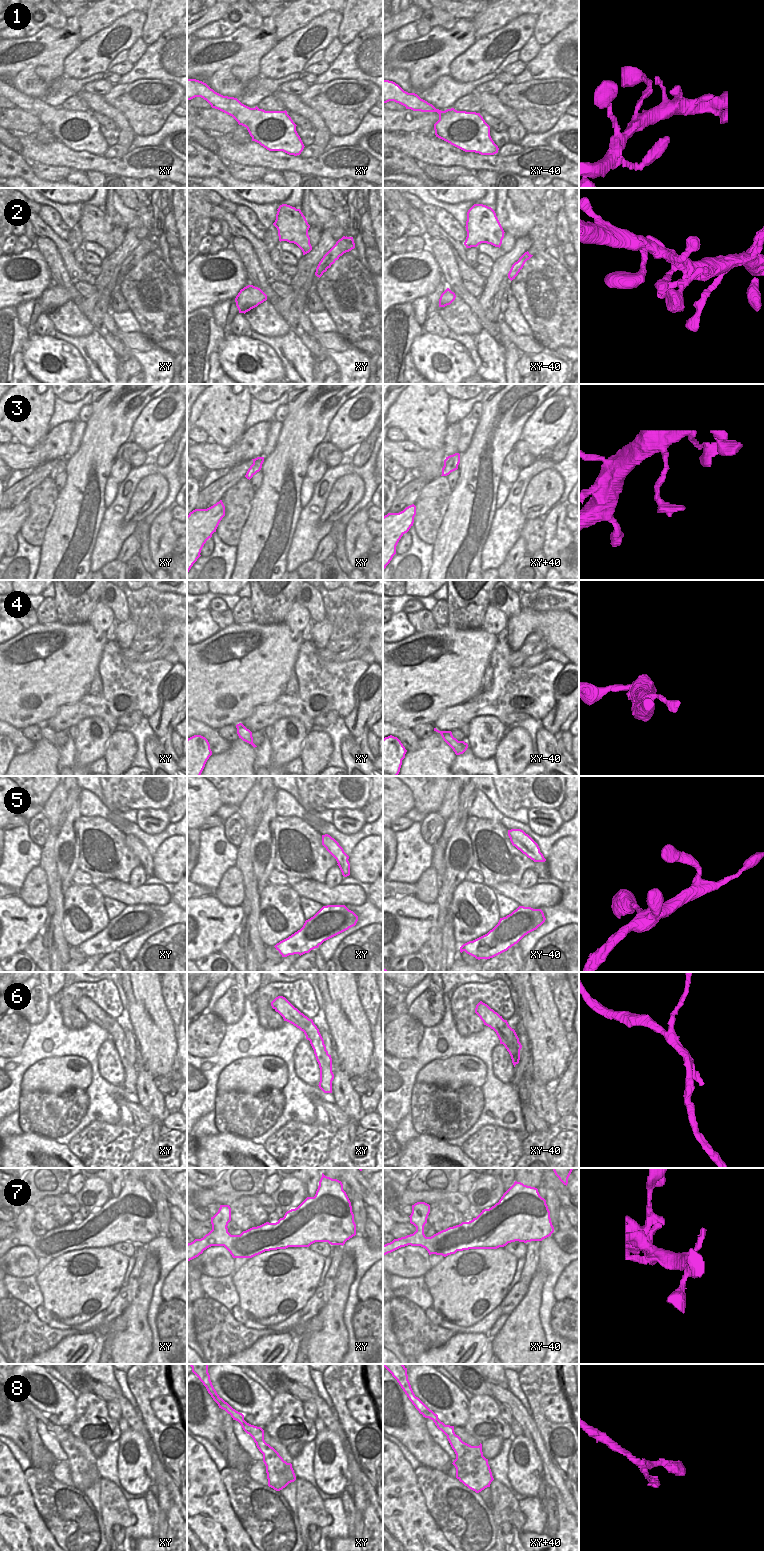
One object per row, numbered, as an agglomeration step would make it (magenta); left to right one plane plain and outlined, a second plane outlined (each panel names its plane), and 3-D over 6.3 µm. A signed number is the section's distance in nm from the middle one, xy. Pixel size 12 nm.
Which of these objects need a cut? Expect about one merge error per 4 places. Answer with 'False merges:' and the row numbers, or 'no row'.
False merges: 6

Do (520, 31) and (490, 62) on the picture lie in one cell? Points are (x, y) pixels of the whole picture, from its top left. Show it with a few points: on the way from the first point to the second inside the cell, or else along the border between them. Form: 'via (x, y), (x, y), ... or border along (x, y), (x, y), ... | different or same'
via (518, 41), (510, 49), (501, 49), (497, 53) | same

